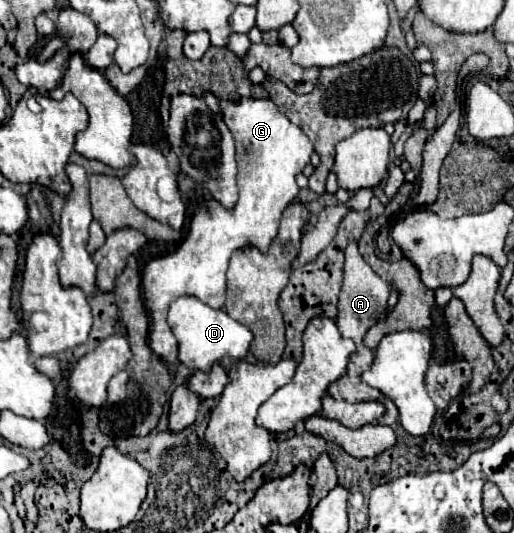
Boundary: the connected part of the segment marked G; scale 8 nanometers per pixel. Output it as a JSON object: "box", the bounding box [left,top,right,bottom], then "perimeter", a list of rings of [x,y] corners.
{"box":[143,99,315,363],"perimeter":[[[243,99],[241,103],[221,101],[221,109],[237,143],[239,201],[233,211],[227,211],[213,199],[203,203],[193,215],[189,235],[179,249],[167,257],[153,259],[143,271],[143,303],[151,319],[149,345],[165,363],[177,363],[177,339],[167,325],[169,305],[183,295],[191,295],[213,309],[223,307],[225,273],[233,251],[247,245],[259,247],[261,251],[269,247],[277,235],[283,209],[299,195],[295,175],[311,163],[315,151],[303,129],[293,125],[269,99]]]}

